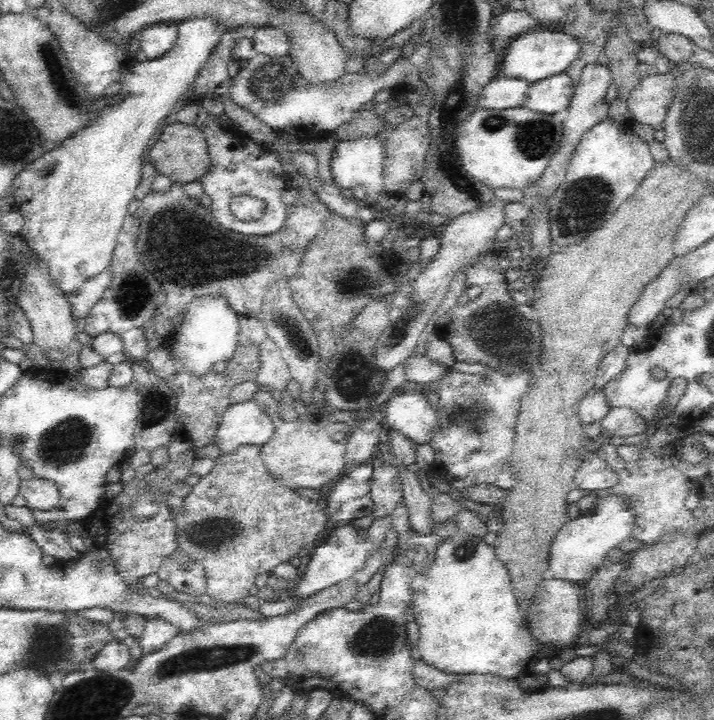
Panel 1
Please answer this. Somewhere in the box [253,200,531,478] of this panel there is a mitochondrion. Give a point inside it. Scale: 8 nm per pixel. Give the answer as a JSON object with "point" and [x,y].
{"point":[356,374]}

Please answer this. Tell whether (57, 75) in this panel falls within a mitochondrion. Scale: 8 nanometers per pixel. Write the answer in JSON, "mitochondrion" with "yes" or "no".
{"mitochondrion":"yes"}

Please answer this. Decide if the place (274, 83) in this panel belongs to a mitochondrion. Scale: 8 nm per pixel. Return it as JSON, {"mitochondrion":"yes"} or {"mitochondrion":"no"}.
{"mitochondrion":"yes"}

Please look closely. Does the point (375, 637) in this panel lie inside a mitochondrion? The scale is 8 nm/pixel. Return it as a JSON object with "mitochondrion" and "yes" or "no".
{"mitochondrion":"yes"}

